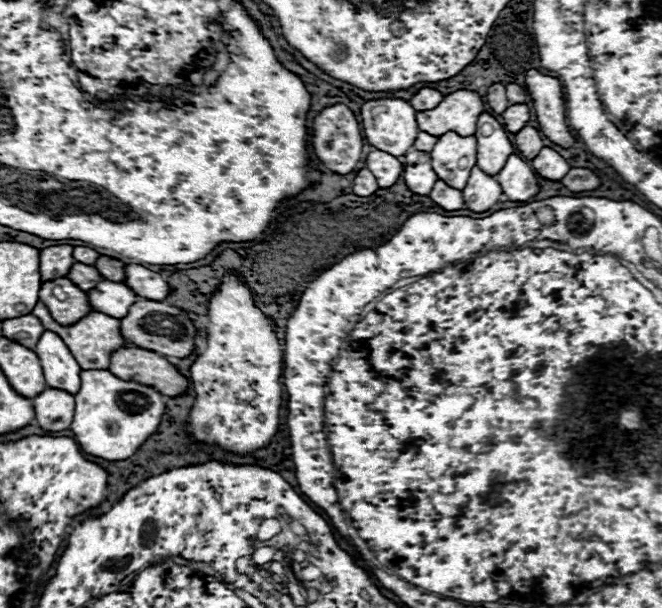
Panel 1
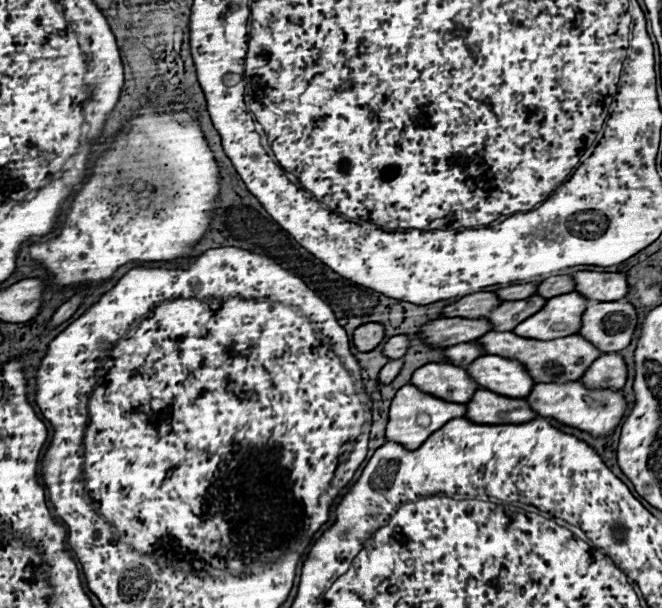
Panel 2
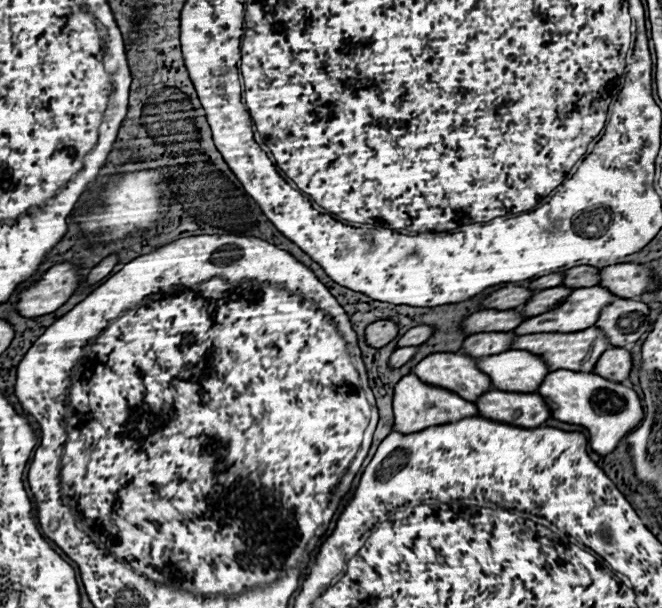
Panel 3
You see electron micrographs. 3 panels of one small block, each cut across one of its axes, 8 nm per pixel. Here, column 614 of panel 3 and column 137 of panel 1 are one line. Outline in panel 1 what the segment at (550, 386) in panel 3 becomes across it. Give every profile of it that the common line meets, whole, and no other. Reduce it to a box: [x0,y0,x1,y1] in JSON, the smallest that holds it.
[70,370,164,460]

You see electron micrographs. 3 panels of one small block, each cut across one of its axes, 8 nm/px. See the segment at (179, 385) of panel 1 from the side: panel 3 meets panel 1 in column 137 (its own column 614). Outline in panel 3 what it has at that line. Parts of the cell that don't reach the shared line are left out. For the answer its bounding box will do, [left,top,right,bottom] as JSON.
[594,348,632,382]

